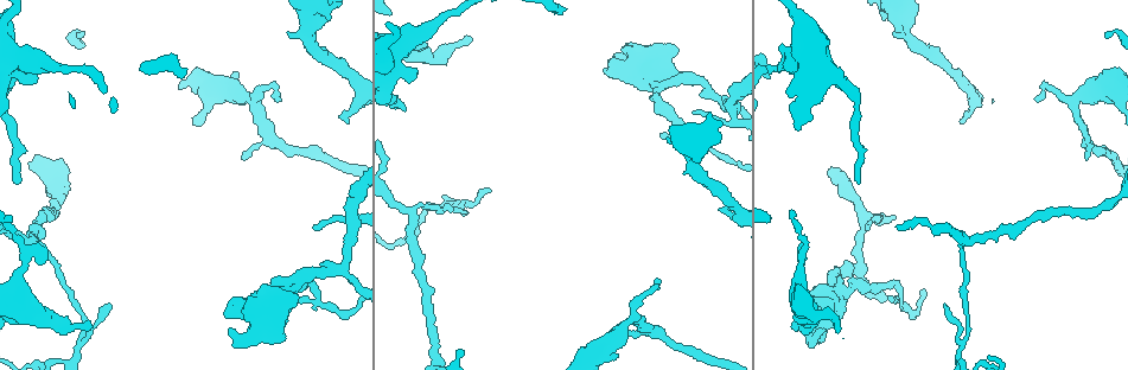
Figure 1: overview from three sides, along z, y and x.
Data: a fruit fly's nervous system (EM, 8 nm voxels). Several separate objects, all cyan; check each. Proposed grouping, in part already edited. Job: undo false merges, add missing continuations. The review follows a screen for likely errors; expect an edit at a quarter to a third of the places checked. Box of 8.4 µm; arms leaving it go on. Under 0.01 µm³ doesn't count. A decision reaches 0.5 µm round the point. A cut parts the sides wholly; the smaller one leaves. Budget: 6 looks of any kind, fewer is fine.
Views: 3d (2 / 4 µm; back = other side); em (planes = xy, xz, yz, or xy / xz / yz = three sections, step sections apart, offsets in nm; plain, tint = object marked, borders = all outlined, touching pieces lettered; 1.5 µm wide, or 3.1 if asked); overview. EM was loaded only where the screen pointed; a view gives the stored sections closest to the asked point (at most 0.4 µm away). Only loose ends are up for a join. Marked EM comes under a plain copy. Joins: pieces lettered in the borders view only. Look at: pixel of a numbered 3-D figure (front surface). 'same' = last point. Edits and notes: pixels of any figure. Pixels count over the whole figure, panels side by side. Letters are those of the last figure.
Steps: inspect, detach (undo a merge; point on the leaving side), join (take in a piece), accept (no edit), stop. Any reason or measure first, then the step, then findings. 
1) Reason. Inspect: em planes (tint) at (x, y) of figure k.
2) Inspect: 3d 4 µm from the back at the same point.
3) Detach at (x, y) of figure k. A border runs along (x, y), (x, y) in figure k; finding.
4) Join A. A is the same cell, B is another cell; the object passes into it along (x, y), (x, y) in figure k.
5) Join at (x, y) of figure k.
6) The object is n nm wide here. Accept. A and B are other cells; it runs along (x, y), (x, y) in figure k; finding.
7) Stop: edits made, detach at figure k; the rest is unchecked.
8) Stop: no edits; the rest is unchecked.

Free end. Inspect: em xz step 4 (borders) at (1084, 157) of figure 1.

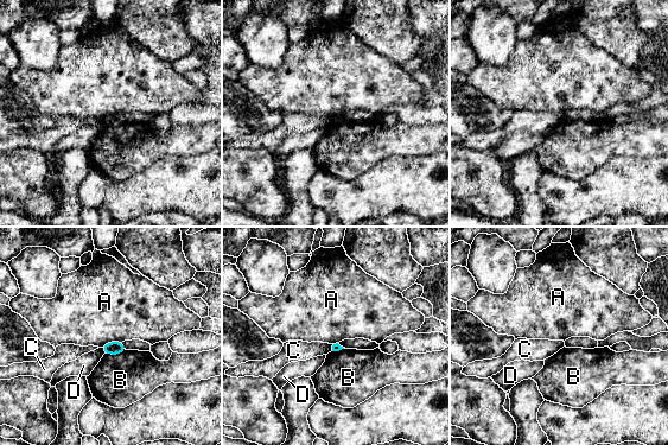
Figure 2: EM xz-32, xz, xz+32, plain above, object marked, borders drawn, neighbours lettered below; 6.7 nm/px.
Accept. A, B, C and D are other cells; a border runs along (121, 341), (105, 343), (101, 347) in figure 2; none of them fits.

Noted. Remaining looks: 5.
Inspect: em xy step 4 (tint) at (21, 258) of figure 1.

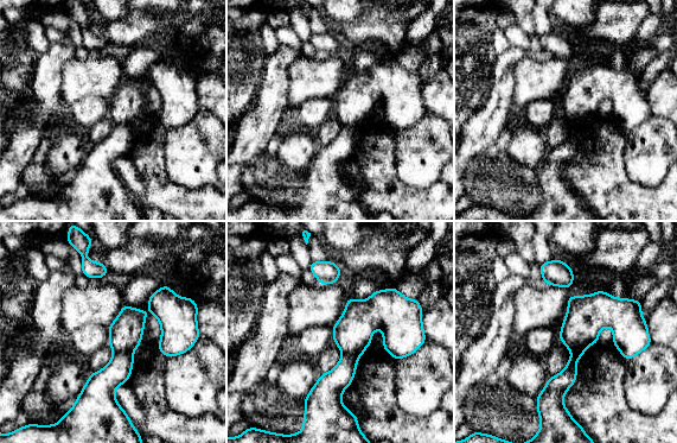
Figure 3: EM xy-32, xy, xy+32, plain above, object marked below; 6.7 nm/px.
Inspect: em planes (tint) at the same point.

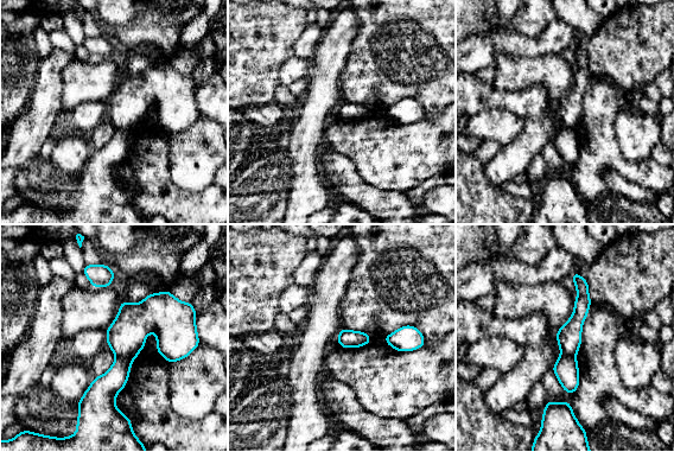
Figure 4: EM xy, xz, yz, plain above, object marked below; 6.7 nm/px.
What lies round it. Inspect: em planes (borders) at the same point.

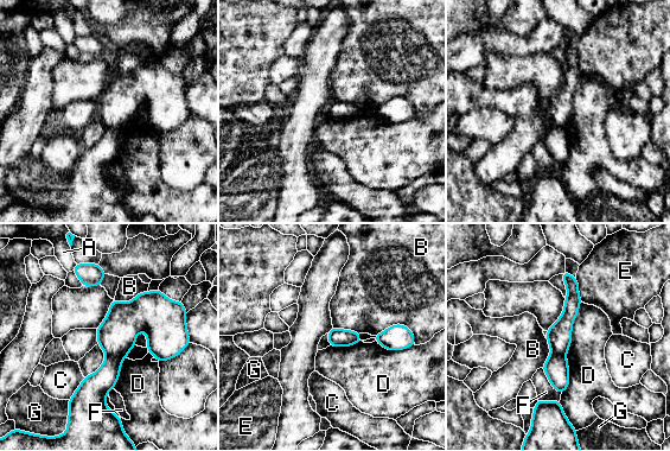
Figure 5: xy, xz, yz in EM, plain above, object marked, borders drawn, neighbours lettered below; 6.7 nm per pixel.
Detach at (96, 386) of figure 5. A, B, C, D, E, F and G are other cells; a second neuron is stuck on.

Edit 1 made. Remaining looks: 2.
Three-way junction. Inspect: em planes (tint) at (413, 214) of figure 1.

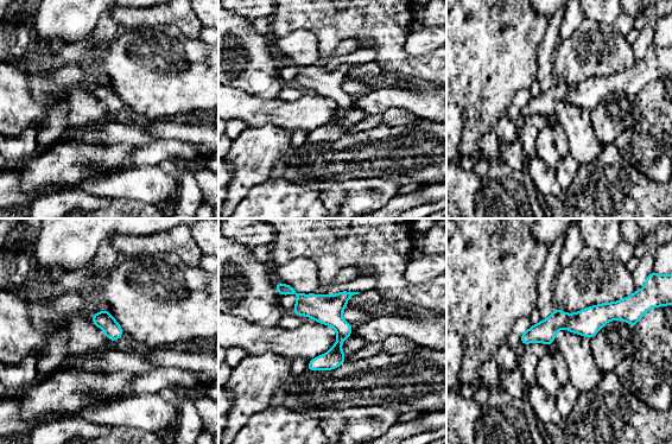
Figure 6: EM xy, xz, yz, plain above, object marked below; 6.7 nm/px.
What lies round it. Inspect: em planes (borders) at the same point.

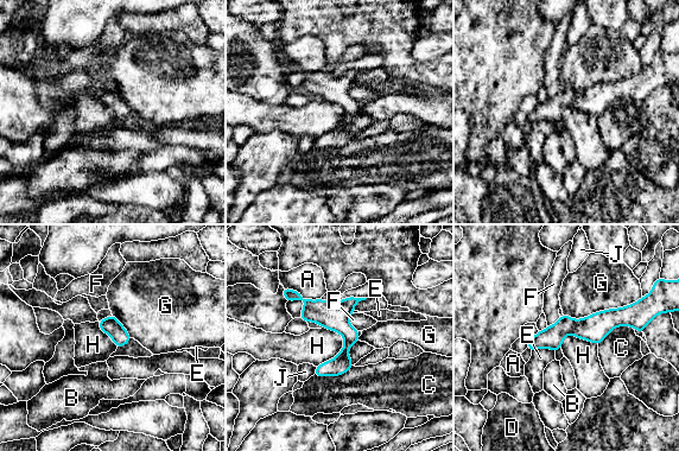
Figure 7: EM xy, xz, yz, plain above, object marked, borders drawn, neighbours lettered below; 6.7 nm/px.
Accept. A, B, C, D, E, F, G, H and J are other cells; a border runs along (353, 312), (349, 323), (359, 330) in figure 7; one neuron here.

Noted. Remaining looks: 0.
Stop: edits made, detach at figure 5; the rest is unchecked.

